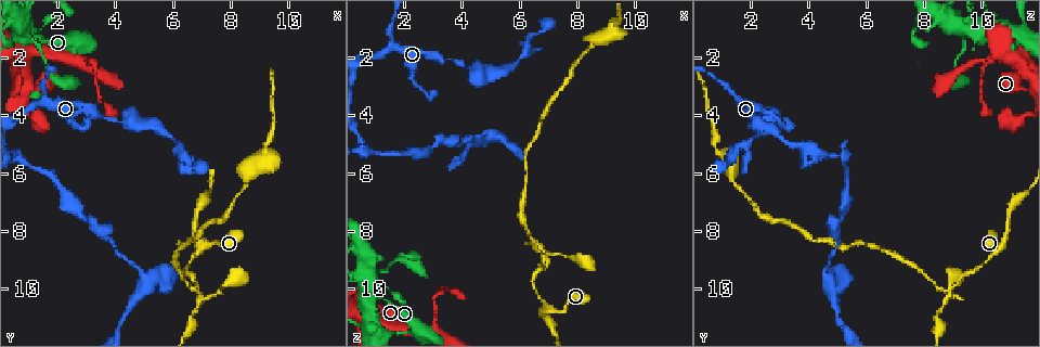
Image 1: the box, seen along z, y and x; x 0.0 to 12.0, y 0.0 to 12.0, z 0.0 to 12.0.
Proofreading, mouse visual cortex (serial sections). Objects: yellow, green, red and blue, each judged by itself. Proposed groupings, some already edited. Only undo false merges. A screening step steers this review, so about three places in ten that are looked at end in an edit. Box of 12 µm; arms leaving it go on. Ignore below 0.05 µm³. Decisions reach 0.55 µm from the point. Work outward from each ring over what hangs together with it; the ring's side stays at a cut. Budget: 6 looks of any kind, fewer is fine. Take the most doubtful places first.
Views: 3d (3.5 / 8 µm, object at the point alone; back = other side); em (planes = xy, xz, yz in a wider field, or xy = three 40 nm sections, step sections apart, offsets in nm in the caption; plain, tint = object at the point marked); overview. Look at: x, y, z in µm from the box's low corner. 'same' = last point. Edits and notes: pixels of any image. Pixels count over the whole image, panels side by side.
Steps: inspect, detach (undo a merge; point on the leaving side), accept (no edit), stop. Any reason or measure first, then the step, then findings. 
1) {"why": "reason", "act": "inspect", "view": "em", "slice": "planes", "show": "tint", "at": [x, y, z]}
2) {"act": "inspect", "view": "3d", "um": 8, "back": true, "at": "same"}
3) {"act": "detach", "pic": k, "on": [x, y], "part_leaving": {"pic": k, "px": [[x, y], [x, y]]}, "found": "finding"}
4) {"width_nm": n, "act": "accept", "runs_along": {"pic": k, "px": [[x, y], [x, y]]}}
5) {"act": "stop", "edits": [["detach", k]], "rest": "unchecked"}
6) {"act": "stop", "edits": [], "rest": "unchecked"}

{"why": "four or more arms meet", "act": "inspect", "view": "em", "slice": "xy", "step": 3, "show": "tint", "at": [6.9, 10.0, 8.8]}

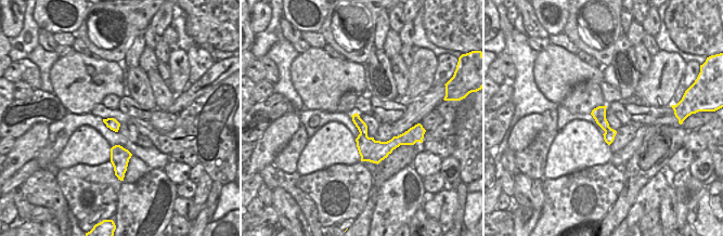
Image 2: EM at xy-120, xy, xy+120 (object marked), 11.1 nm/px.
{"why": "wider look", "act": "inspect", "view": "3d", "um": 3.5, "at": "same"}

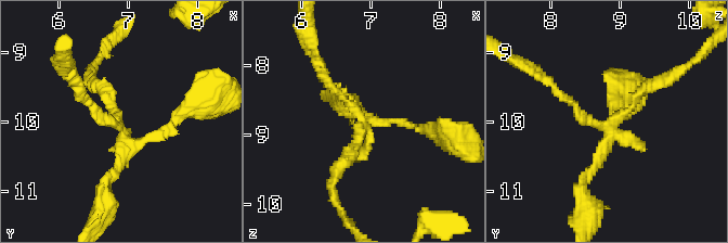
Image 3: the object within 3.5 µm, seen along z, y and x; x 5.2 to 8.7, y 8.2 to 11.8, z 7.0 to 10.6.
{"act": "detach", "pic": 3, "on": [576, 113], "border": {"pic": 2, "px": [[360, 132], [366, 136]]}, "found": "two cells meet here"}

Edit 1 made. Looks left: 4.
{"act": "inspect", "view": "overview"}

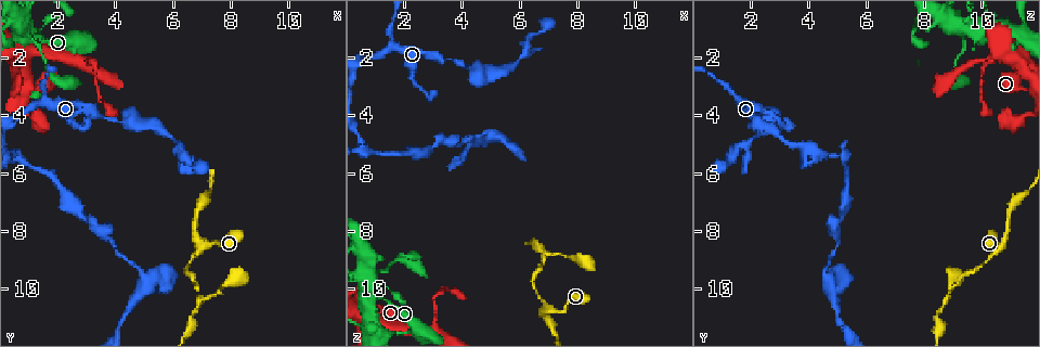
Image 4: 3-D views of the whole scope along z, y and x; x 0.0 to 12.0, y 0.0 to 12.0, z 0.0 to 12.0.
{"why": "narrows sharply", "act": "inspect", "view": "3d", "um": 3.5, "at": [3.6, 4.1, 2.1]}

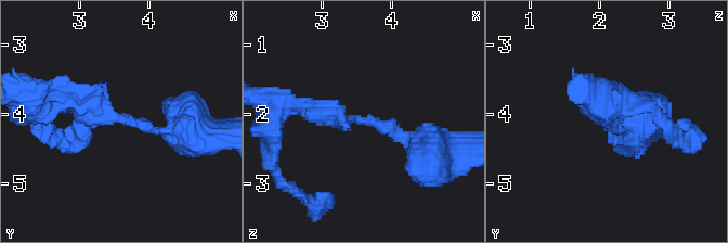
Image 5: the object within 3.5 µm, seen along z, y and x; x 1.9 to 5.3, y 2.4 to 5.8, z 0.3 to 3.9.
{"why": "now the EM", "act": "inspect", "view": "em", "slice": "xy", "step": 3, "show": "tint", "at": [3.60, 4.05, 2.05]}

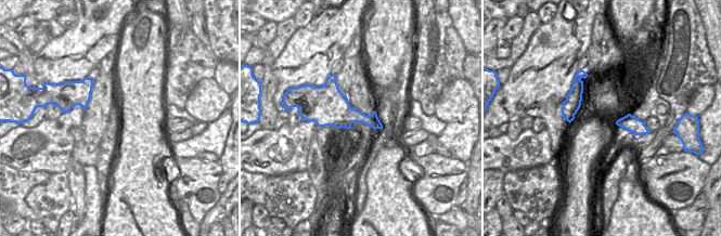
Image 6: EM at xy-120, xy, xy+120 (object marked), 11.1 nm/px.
{"act": "inspect", "view": "em", "slice": "planes", "show": "tint", "at": "same"}

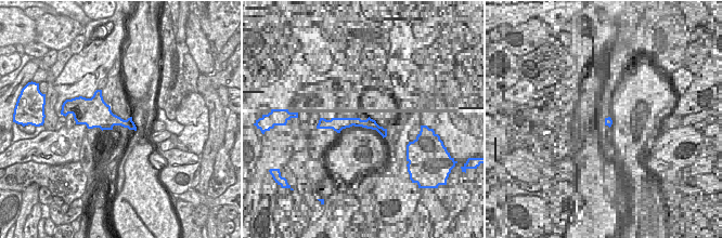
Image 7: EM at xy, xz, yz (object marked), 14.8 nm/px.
{"width_nm": 320, "act": "accept", "runs_along": {"pic": 5, "px": [[299, 107], [378, 122], [428, 146]]}, "found": "all the same cell"}

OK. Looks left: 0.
{"act": "stop", "edits": [["detach", 3]], "rest": "unchecked"}

